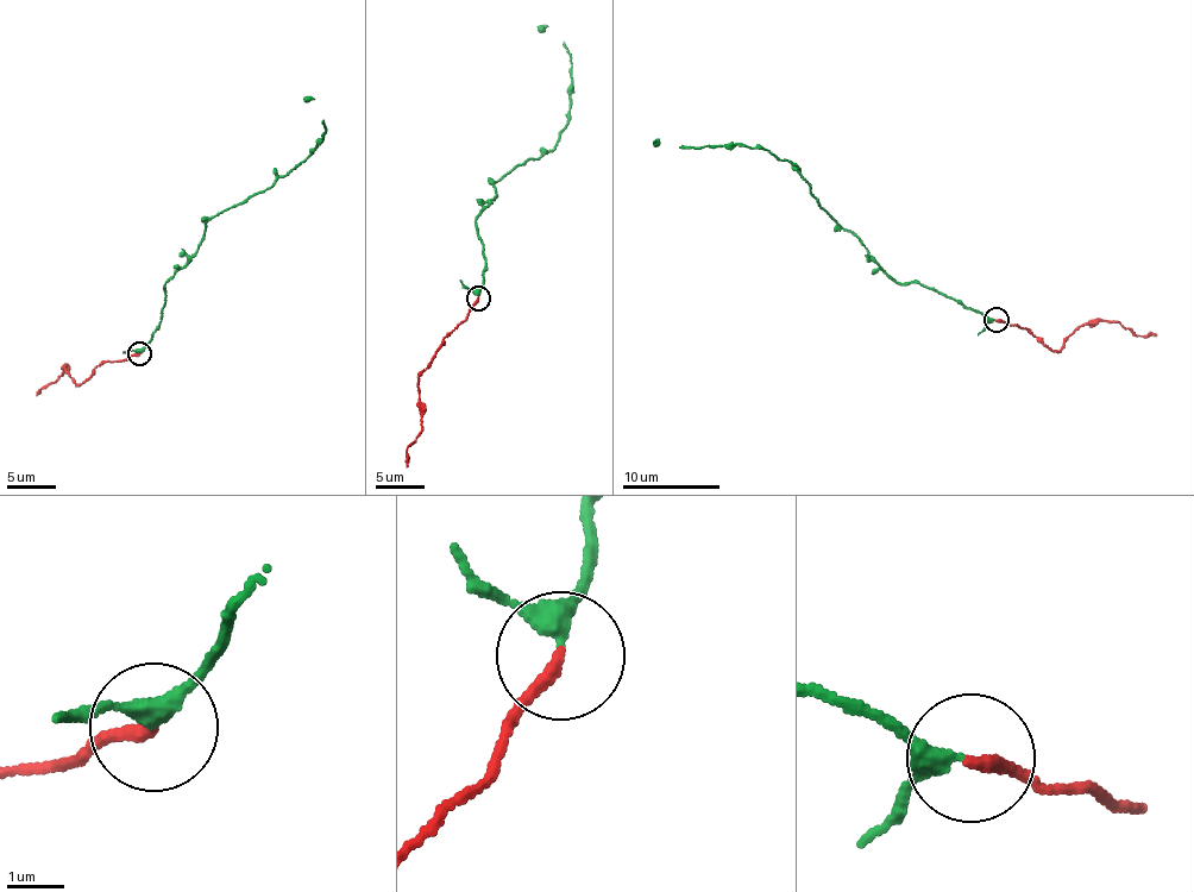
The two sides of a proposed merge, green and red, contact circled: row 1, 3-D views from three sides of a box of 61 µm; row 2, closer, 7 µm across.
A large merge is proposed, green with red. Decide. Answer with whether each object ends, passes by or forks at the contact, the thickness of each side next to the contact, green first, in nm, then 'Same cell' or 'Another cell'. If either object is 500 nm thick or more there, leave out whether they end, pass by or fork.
At the ring green passes by. At the ring red ends. Thickness 280 nm (green) against 220 nm. Same cell

